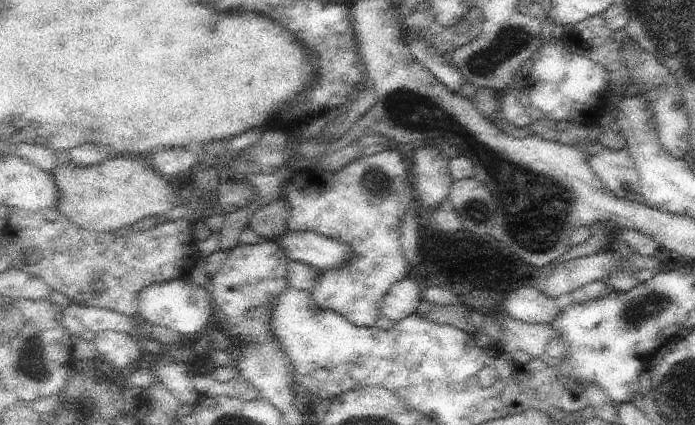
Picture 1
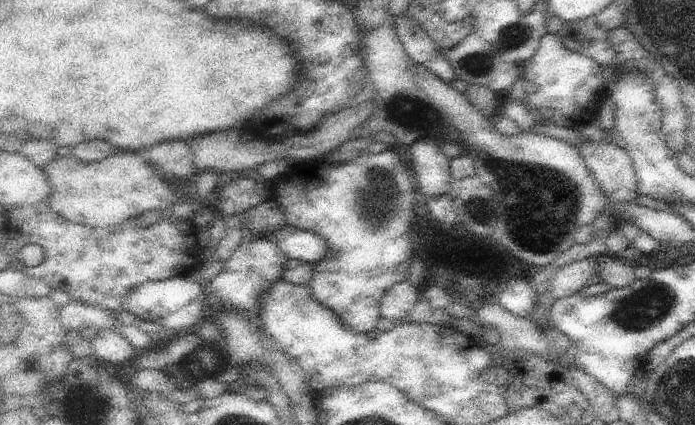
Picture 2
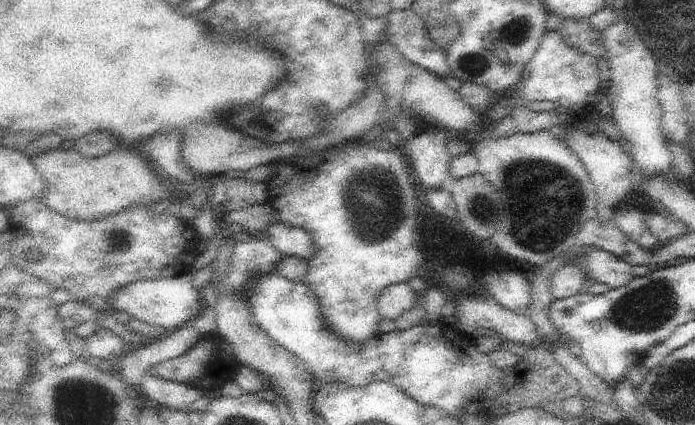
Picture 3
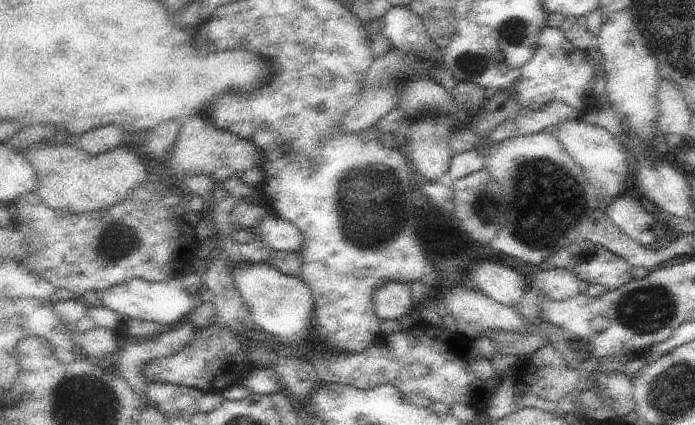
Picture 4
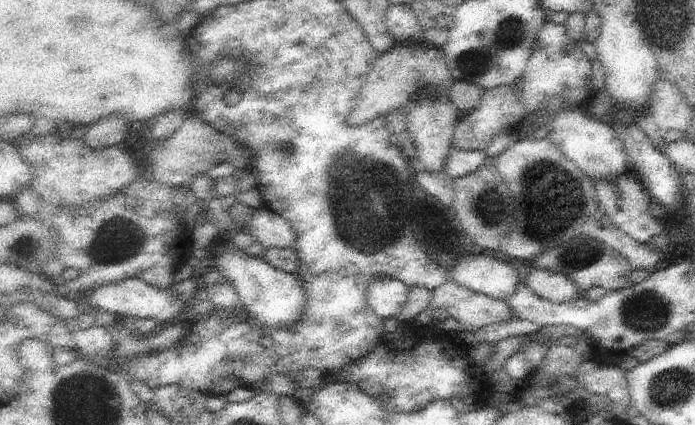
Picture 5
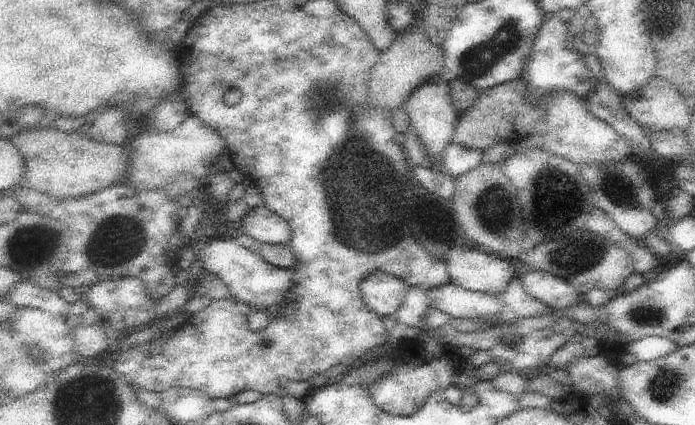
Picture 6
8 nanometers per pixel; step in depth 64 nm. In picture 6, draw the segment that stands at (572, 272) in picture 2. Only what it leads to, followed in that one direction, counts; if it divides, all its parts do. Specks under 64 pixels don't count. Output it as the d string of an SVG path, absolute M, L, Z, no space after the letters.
M530 269L520 277L524 290L552 309L566 311L583 298L570 283L549 272Z

